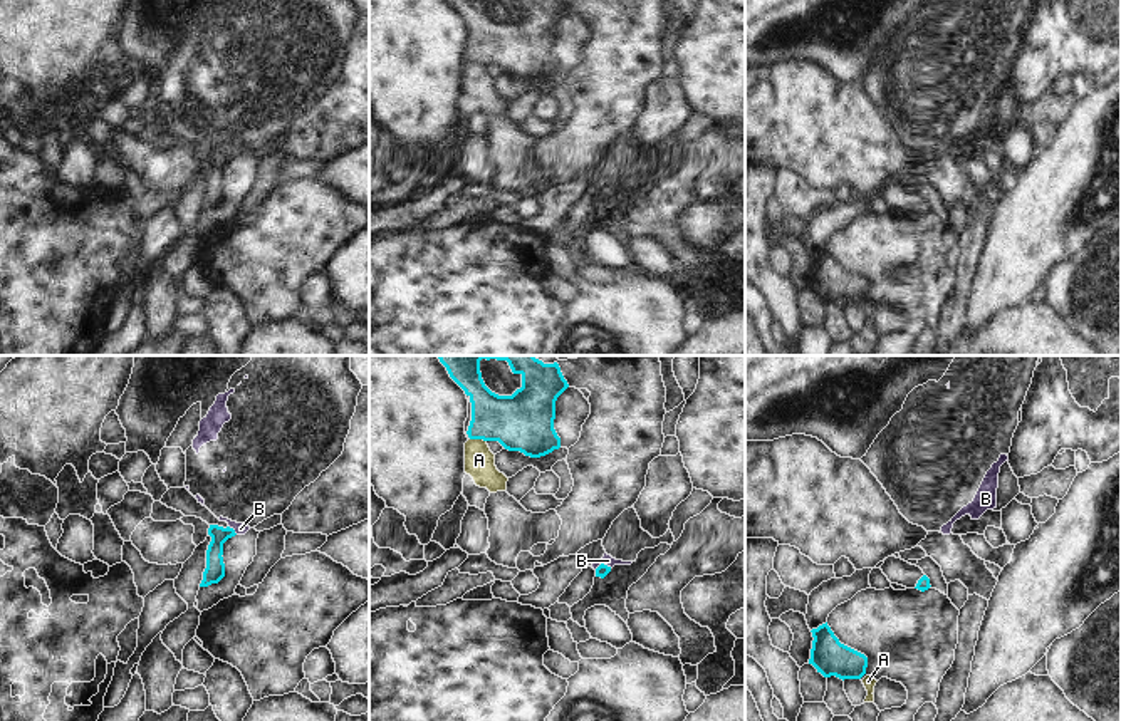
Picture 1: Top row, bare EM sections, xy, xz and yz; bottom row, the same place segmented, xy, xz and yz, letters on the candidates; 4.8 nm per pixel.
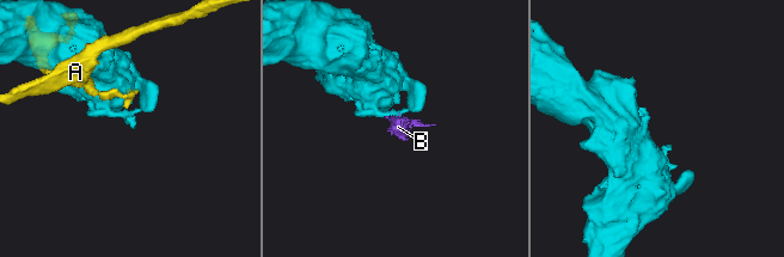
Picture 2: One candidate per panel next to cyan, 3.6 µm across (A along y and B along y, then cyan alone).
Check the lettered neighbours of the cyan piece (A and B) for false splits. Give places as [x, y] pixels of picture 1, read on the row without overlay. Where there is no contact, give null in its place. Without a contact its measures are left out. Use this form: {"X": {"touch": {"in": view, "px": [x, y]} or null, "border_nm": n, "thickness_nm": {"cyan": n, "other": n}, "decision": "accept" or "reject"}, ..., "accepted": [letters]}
{"A": {"touch": {"in": "xz", "px": [479, 62]}, "border_nm": 80, "thickness_nm": {"cyan": 280, "other": 140}, "decision": "reject"}, "B": {"touch": {"in": "xy", "px": [234, 155]}, "border_nm": 60, "thickness_nm": {"cyan": 100, "other": 60}, "decision": "reject"}, "accepted": []}

